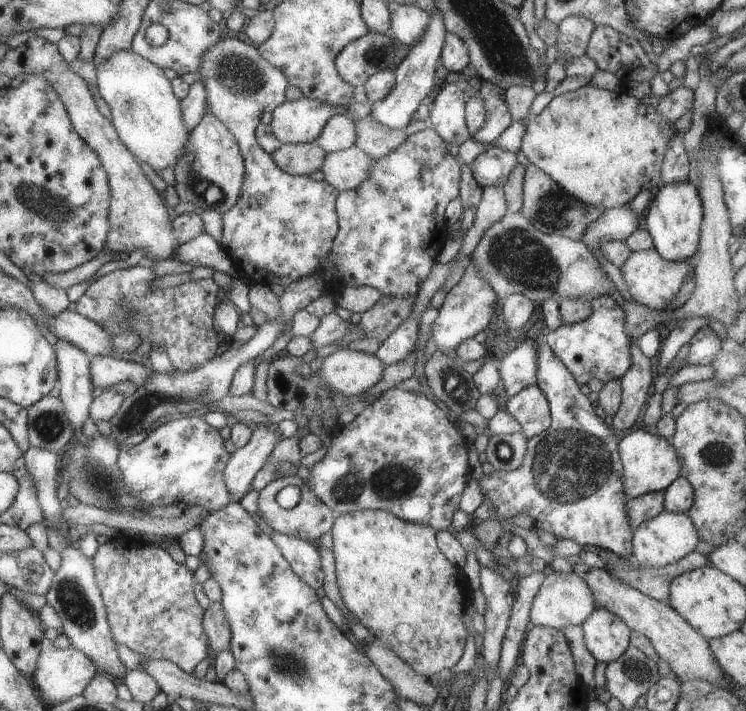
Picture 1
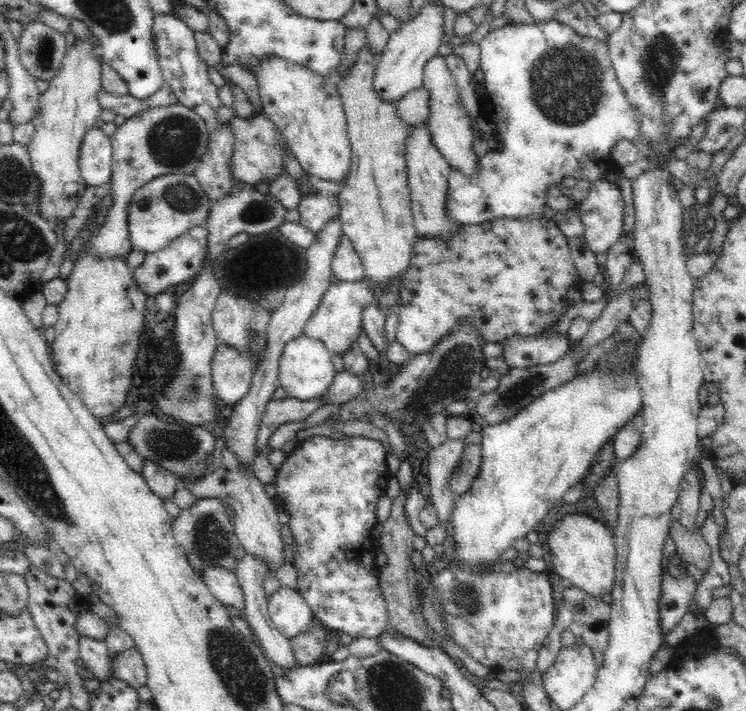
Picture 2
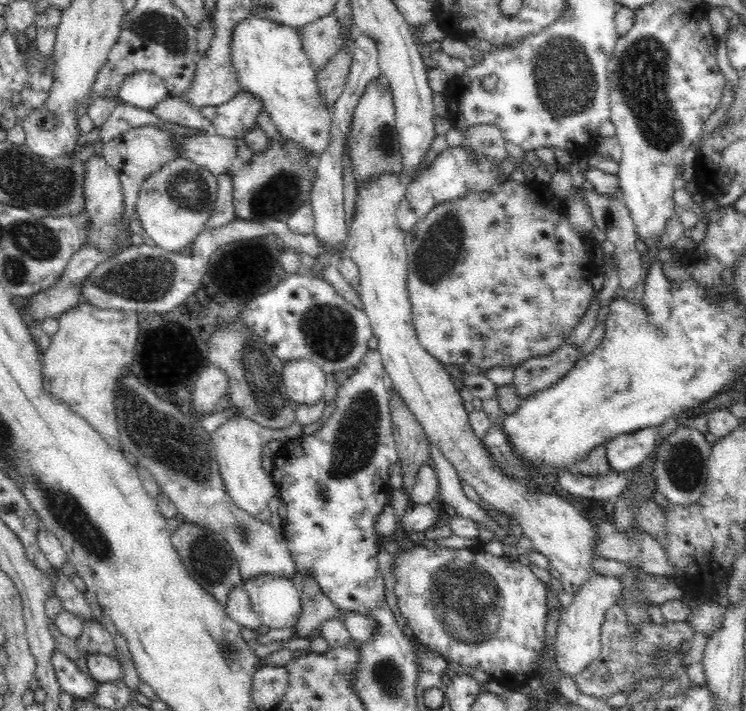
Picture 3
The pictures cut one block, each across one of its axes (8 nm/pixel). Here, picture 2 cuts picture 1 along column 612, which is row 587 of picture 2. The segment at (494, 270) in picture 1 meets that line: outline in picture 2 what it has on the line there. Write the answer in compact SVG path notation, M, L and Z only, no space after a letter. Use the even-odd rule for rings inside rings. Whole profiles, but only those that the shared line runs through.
M282 585L275 593L268 594L266 600L271 622L286 638L306 632L315 622L312 610L294 589Z

